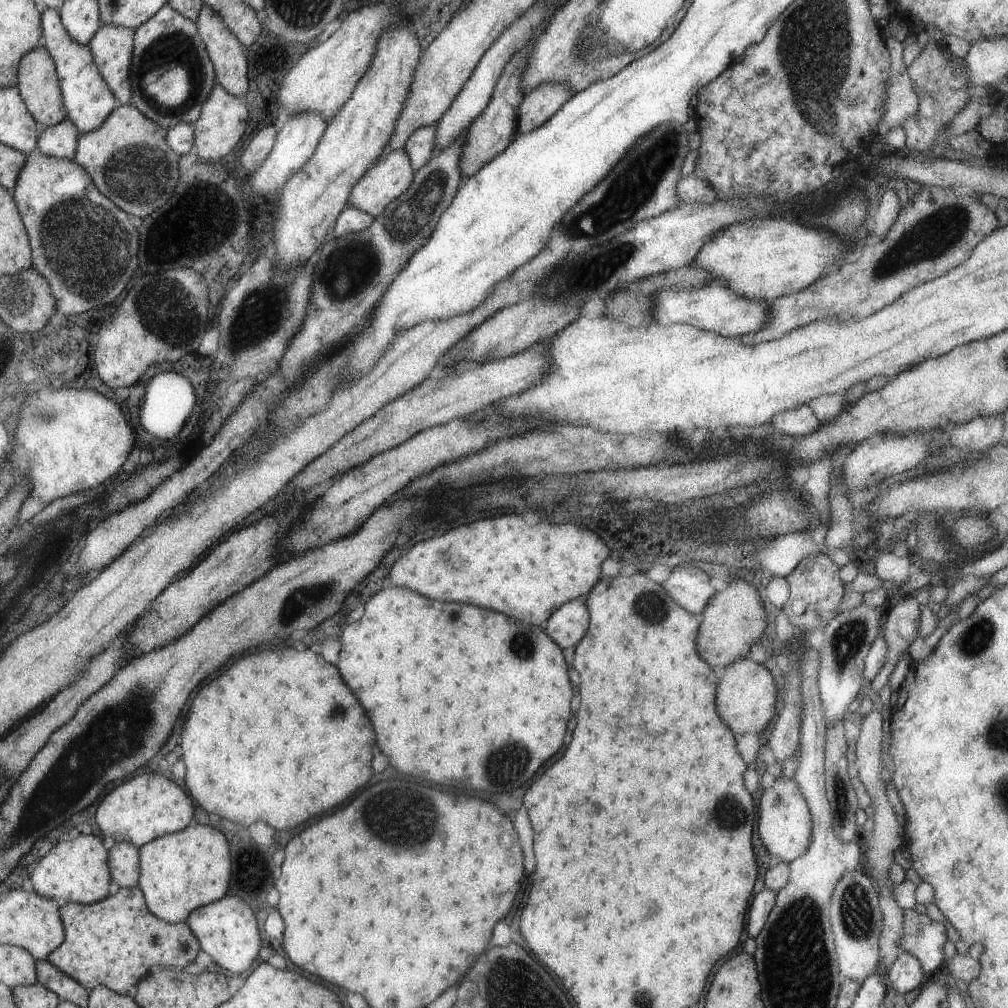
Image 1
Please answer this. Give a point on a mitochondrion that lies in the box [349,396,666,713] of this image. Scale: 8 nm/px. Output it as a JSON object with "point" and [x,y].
{"point":[522,645]}

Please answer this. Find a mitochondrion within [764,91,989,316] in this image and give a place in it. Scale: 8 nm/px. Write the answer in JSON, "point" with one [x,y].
{"point":[933,235]}

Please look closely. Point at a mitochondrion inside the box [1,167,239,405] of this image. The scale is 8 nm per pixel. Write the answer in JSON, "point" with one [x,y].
{"point":[83,241]}

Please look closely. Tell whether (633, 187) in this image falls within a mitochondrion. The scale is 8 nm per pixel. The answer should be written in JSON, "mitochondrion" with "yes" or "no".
{"mitochondrion":"yes"}

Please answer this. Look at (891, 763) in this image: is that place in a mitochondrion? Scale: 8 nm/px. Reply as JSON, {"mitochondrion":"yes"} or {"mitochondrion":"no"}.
{"mitochondrion":"no"}

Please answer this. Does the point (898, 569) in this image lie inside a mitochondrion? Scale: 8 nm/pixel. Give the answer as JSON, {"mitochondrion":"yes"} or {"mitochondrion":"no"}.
{"mitochondrion":"no"}

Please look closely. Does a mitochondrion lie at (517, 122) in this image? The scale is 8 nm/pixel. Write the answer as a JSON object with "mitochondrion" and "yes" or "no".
{"mitochondrion":"no"}

